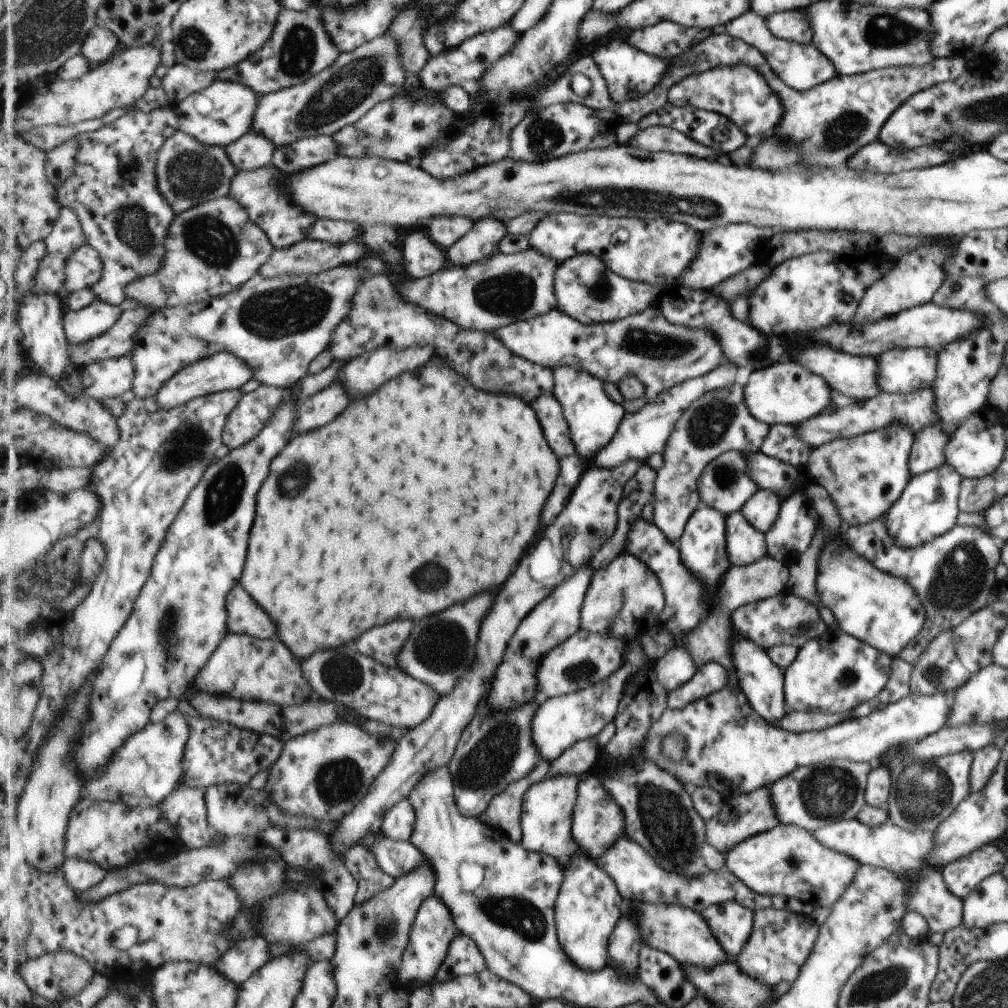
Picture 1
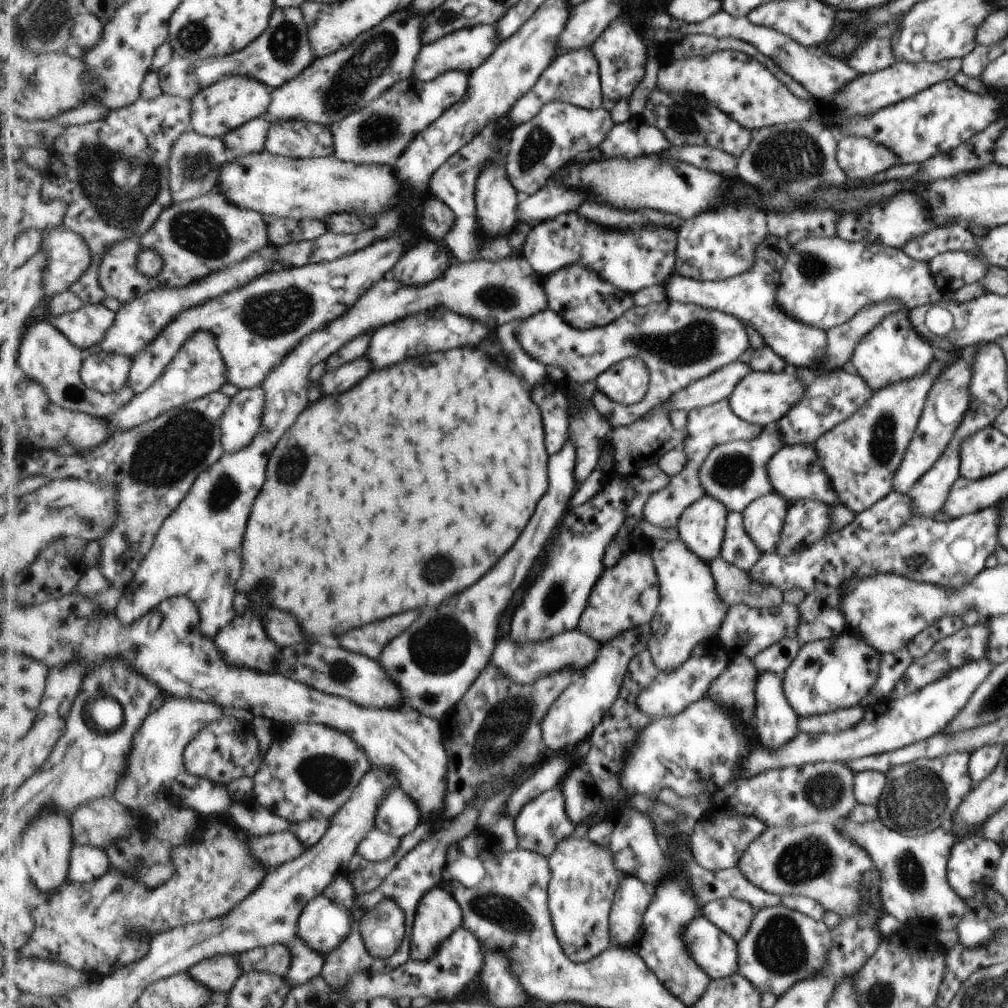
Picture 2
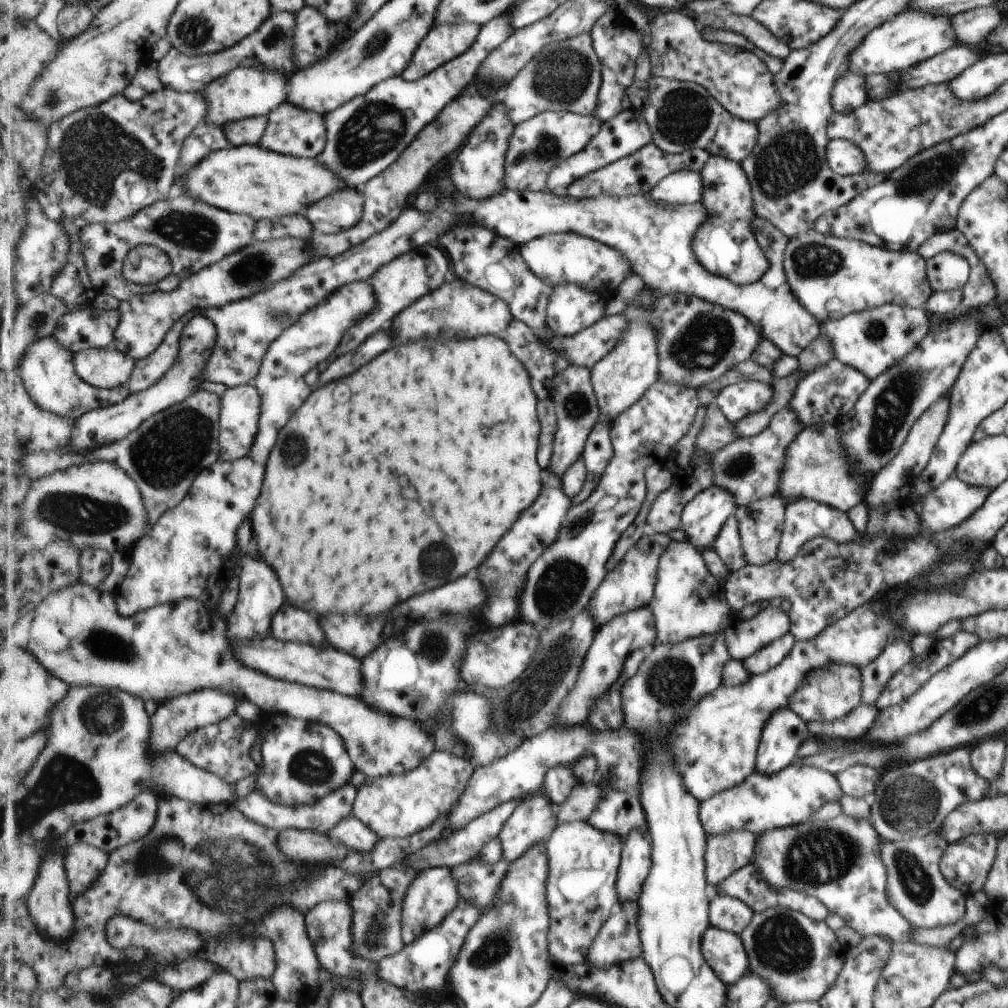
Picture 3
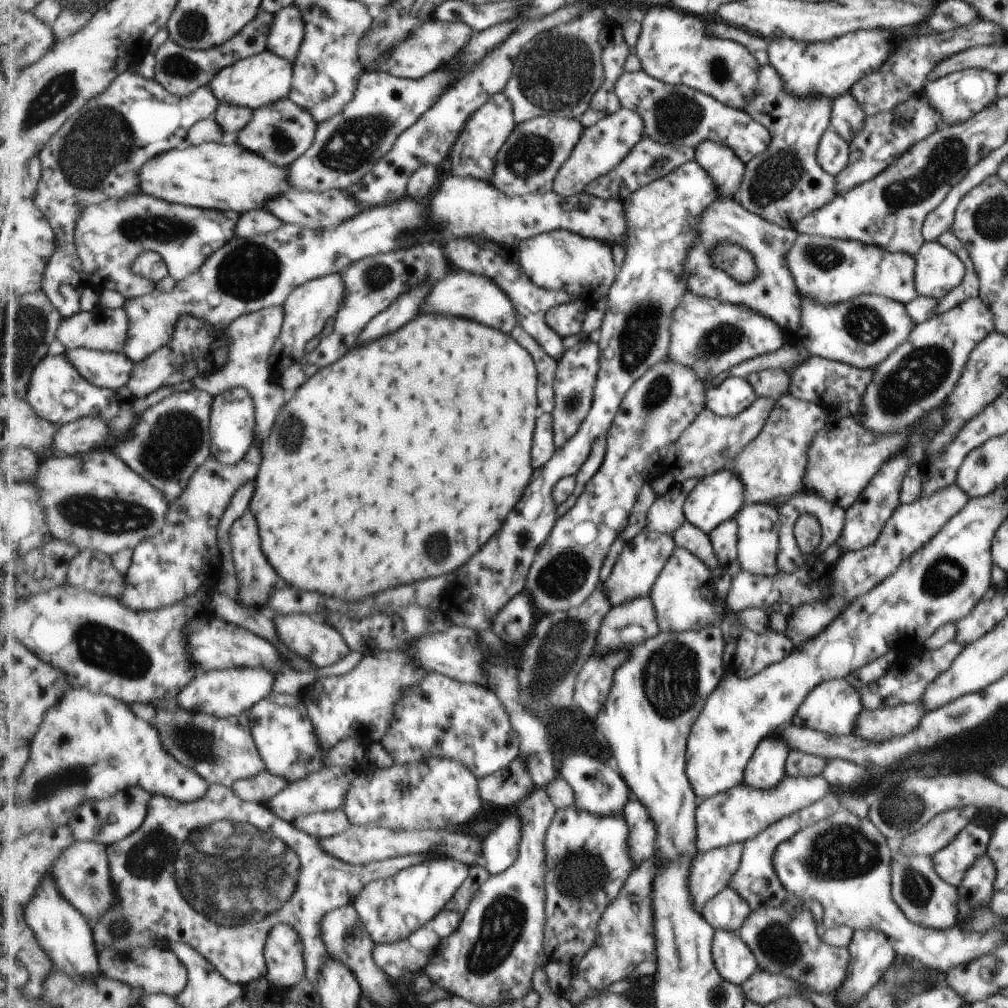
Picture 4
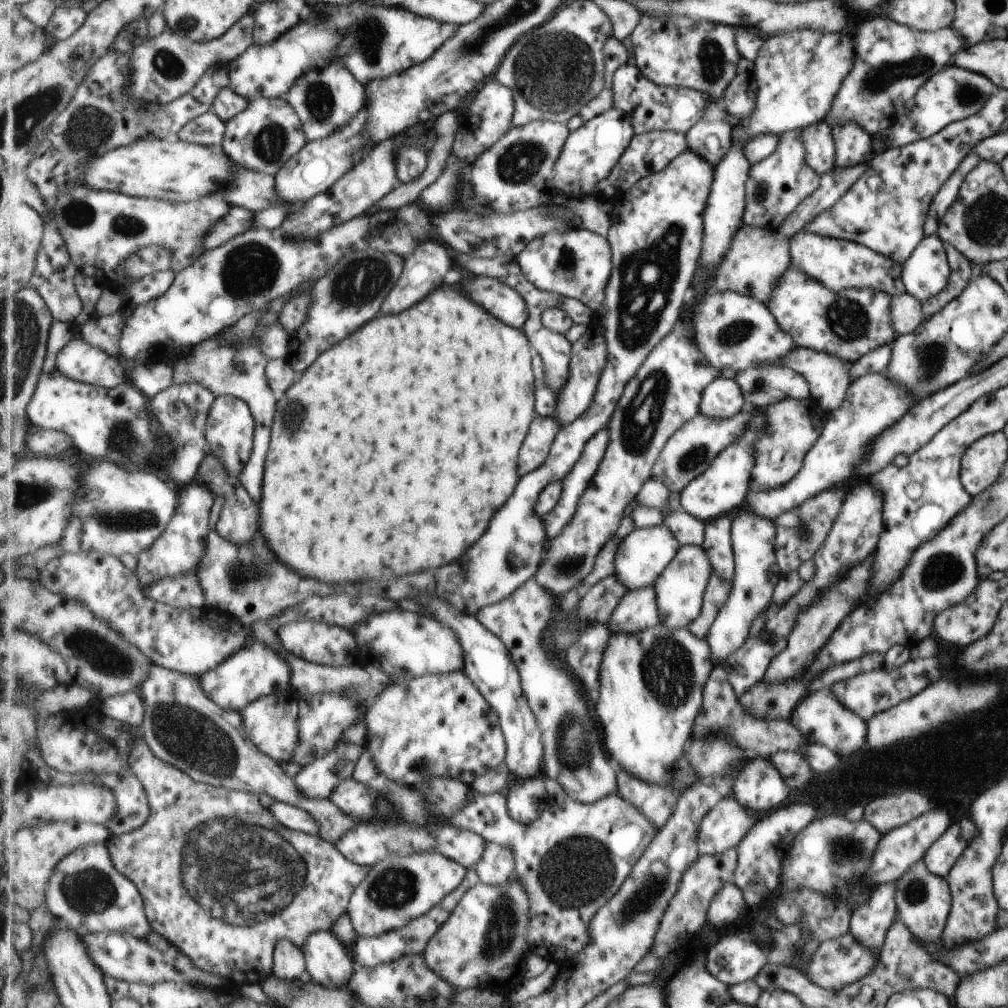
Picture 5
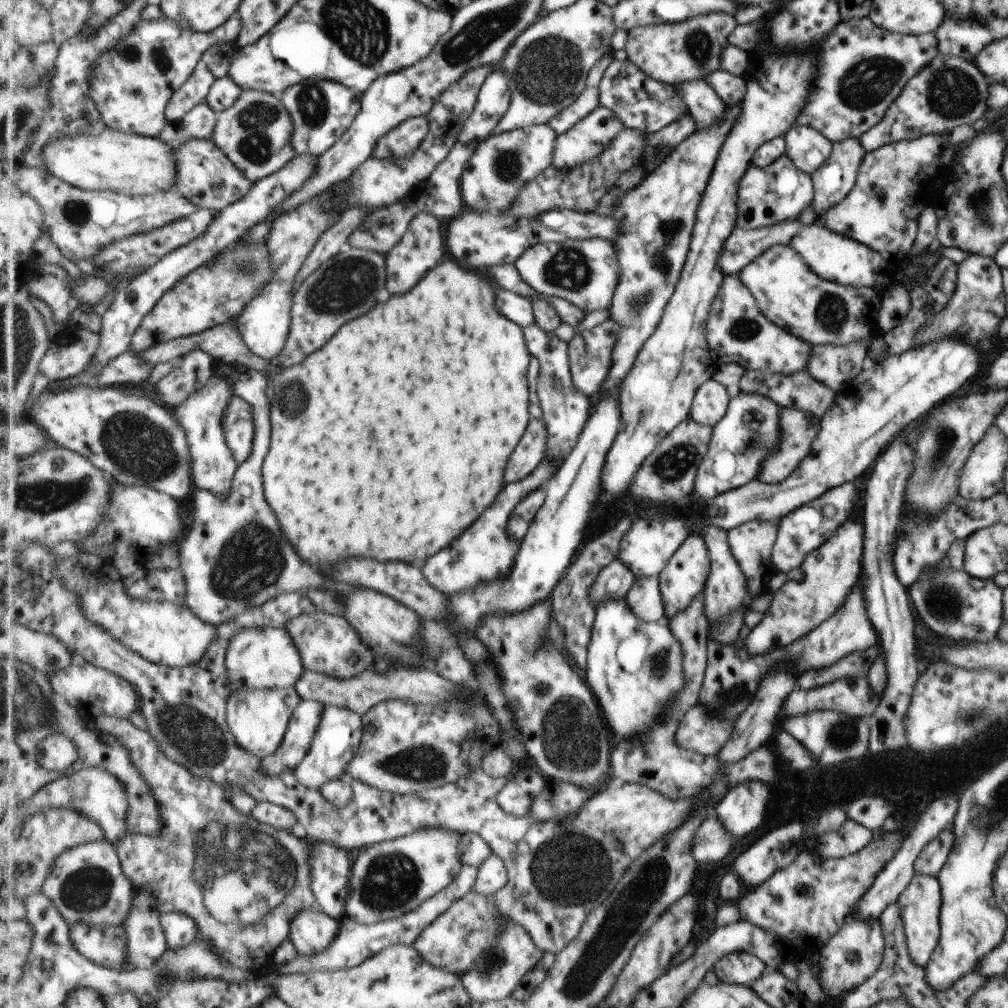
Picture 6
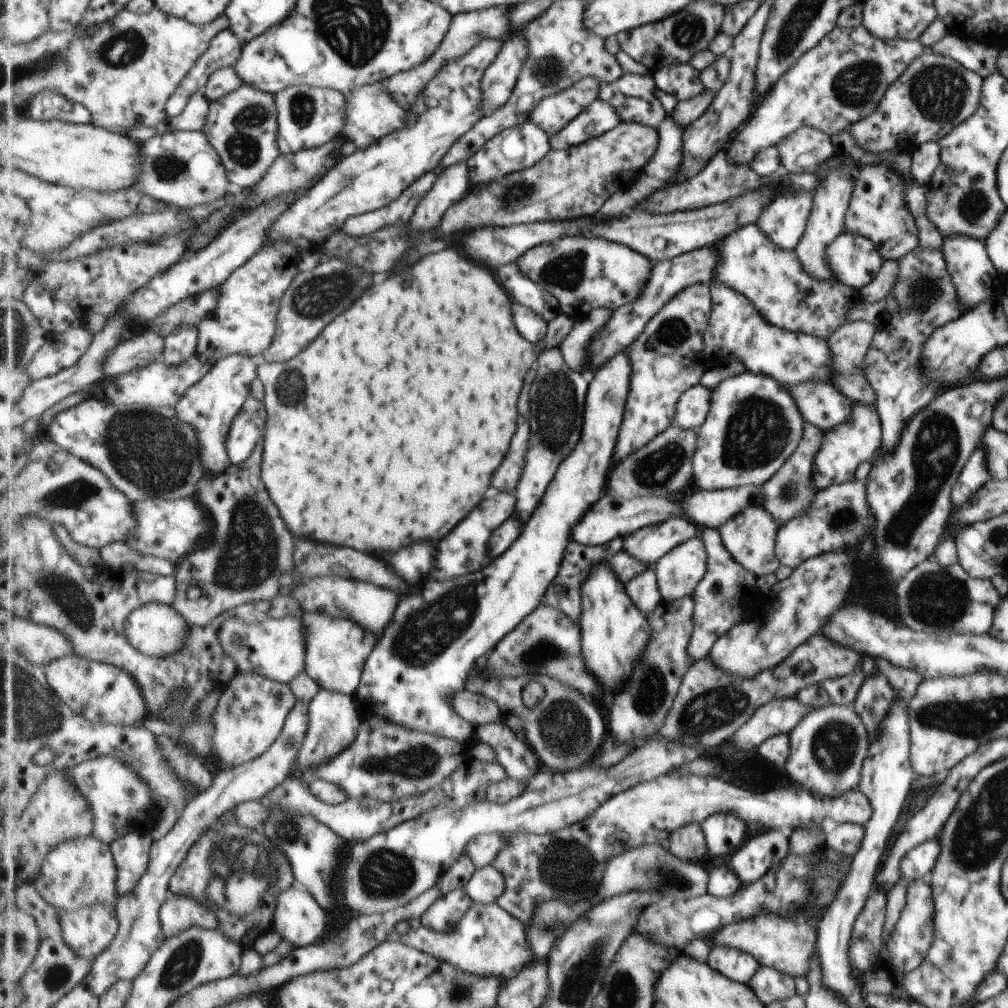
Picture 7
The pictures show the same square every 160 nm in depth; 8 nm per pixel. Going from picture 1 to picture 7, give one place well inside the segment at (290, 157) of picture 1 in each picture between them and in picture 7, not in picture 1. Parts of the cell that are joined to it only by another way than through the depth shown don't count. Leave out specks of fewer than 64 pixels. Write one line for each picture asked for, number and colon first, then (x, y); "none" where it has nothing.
2: (297, 139)
3: (294, 131)
4: (282, 132)
5: (270, 132)
6: (256, 133)
7: (243, 127)

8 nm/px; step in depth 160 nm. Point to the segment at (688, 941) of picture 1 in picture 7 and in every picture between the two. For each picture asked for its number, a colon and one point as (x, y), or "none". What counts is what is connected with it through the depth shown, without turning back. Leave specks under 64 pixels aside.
2: (714, 952)
3: (724, 952)
4: (734, 960)
5: (731, 960)
6: (737, 968)
7: (737, 966)

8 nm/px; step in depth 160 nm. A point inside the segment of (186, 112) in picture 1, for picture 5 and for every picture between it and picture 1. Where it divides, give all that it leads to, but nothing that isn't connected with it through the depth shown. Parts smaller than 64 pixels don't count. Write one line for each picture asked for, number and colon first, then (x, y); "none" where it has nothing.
2: (235, 101)
3: (247, 92)
4: (264, 79)
5: (377, 42)

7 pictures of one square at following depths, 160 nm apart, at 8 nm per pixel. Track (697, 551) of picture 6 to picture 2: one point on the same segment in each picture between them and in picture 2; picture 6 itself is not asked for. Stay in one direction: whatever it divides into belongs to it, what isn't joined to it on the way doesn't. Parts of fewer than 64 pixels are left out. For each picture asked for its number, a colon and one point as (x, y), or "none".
2: (690, 611)
3: (689, 602)
4: (683, 593)
5: (680, 590)

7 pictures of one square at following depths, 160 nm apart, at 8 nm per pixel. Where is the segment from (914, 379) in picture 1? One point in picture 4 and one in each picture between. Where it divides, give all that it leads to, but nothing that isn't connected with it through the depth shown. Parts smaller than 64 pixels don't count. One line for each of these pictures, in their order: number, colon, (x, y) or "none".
2: (891, 351)
3: (871, 341)
4: (862, 332)

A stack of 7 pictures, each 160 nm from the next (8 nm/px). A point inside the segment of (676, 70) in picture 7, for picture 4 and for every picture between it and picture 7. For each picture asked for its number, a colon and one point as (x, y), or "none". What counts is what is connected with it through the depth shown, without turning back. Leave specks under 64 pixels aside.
4: (725, 170)
5: (710, 138)
6: (704, 106)

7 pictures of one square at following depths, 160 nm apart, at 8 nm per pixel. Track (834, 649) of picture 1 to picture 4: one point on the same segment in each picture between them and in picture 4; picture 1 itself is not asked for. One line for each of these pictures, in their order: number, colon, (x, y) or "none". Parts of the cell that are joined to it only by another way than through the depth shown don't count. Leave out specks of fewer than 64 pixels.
2: (826, 675)
3: (827, 693)
4: (832, 707)

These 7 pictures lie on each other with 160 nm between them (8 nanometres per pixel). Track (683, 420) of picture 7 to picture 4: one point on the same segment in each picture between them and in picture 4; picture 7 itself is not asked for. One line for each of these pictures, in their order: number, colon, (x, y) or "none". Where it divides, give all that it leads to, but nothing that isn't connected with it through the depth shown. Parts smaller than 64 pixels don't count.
4: (734, 394)
5: (722, 398)
6: (710, 402)

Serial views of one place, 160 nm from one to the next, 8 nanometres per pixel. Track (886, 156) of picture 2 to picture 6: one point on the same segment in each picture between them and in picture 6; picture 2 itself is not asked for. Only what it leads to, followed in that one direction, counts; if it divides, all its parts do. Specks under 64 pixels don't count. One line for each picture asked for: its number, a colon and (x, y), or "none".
3: (845, 158)
4: (832, 154)
5: (819, 147)
6: (807, 148)

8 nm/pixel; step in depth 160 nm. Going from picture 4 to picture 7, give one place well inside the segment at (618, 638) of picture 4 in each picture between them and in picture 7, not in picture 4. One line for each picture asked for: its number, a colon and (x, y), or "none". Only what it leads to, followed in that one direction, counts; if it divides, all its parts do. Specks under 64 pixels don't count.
5: (639, 610)
6: (645, 598)
7: (644, 590)

